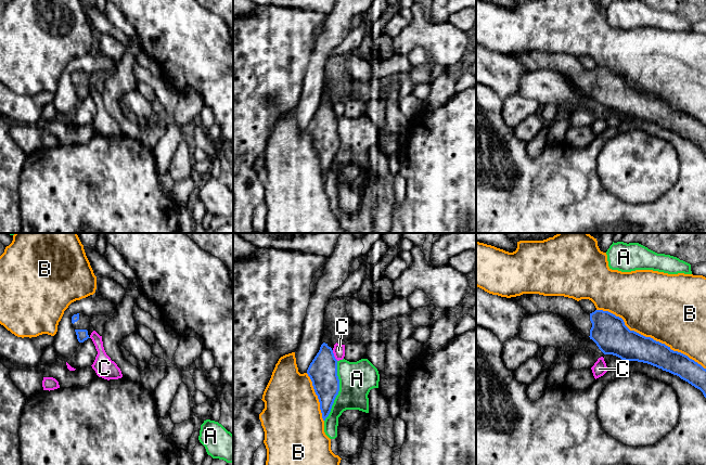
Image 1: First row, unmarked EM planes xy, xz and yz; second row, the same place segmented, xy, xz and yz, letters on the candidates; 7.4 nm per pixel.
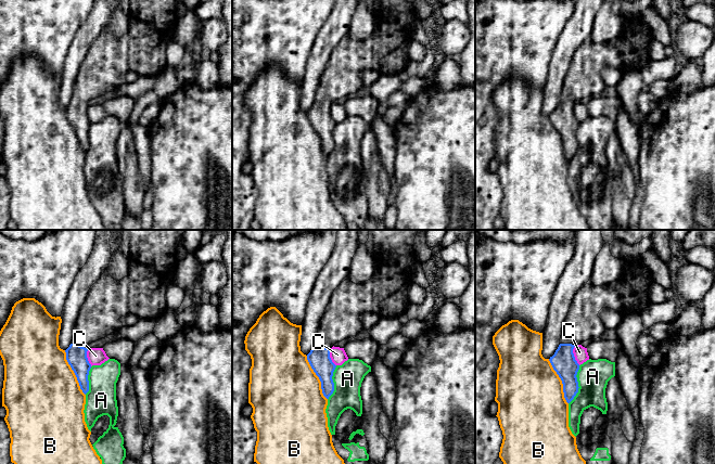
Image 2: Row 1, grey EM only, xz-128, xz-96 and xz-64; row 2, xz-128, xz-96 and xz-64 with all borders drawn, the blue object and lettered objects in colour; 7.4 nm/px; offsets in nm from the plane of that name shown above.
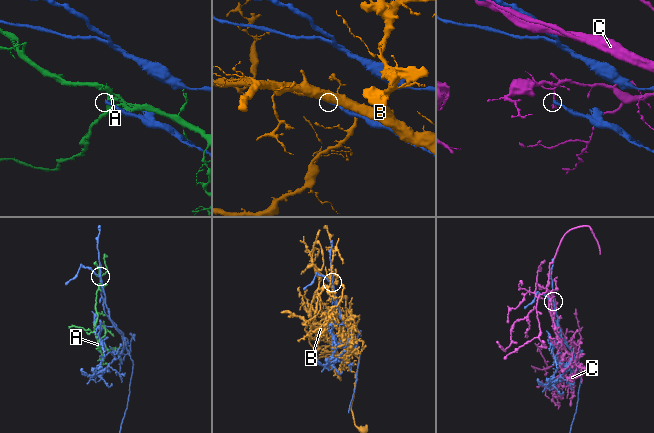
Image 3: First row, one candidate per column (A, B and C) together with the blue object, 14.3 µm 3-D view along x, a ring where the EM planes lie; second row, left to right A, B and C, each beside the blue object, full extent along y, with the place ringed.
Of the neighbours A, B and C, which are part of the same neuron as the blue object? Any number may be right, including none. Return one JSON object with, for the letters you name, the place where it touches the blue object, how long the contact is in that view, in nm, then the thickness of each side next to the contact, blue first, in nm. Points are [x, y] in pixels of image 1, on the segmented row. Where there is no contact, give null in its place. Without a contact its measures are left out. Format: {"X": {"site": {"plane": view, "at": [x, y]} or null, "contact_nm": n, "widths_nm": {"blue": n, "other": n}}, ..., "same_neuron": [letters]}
{"same_neuron": []}

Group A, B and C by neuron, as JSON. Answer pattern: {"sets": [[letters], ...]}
{"sets": [["A"], ["B"], ["C"]]}

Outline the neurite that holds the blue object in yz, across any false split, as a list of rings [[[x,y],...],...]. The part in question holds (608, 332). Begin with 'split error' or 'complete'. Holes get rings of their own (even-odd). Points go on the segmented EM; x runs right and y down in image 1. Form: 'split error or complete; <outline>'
split error; [[[523,294],[511,298],[529,314],[551,312],[563,317],[580,335],[592,339],[604,354],[662,369],[699,389],[706,398],[706,369],[665,344],[630,331],[621,318],[603,310],[586,313],[579,301],[564,296]]]

